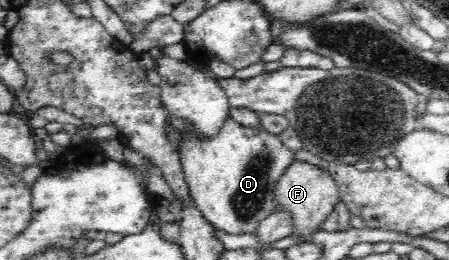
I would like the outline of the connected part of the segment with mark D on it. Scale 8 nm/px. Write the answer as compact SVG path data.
M173 113L168 114L168 129L176 137L175 145L190 188L190 195L205 218L217 229L231 234L253 232L256 224L273 212L273 189L294 162L294 152L282 143L279 135L268 132L261 124L239 123L233 119L231 113L224 116L221 126L218 126L213 134L201 133L191 119Z

